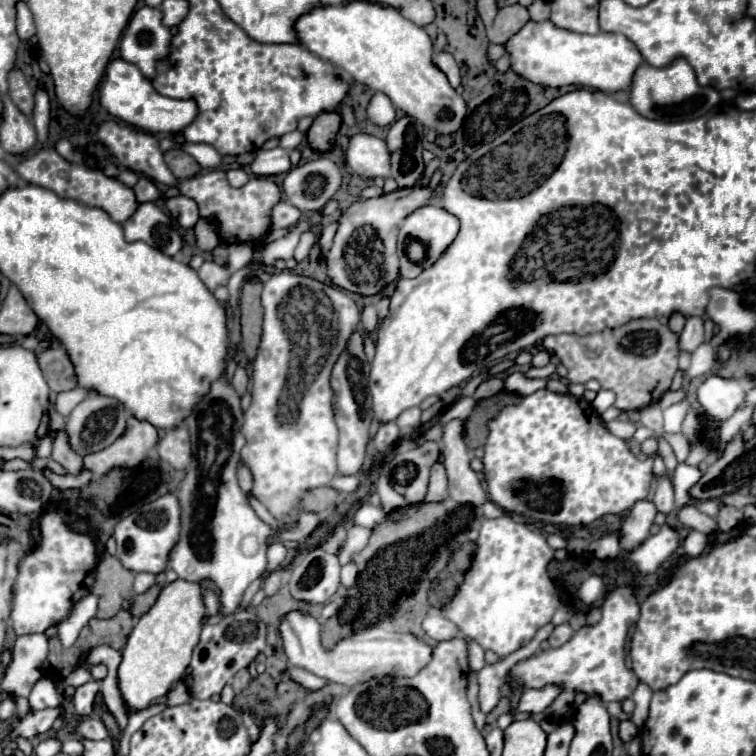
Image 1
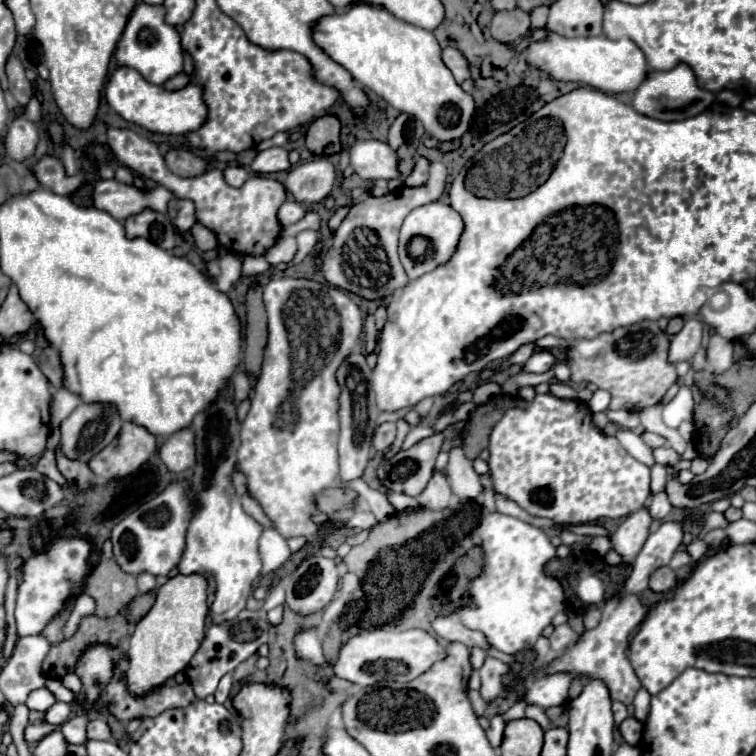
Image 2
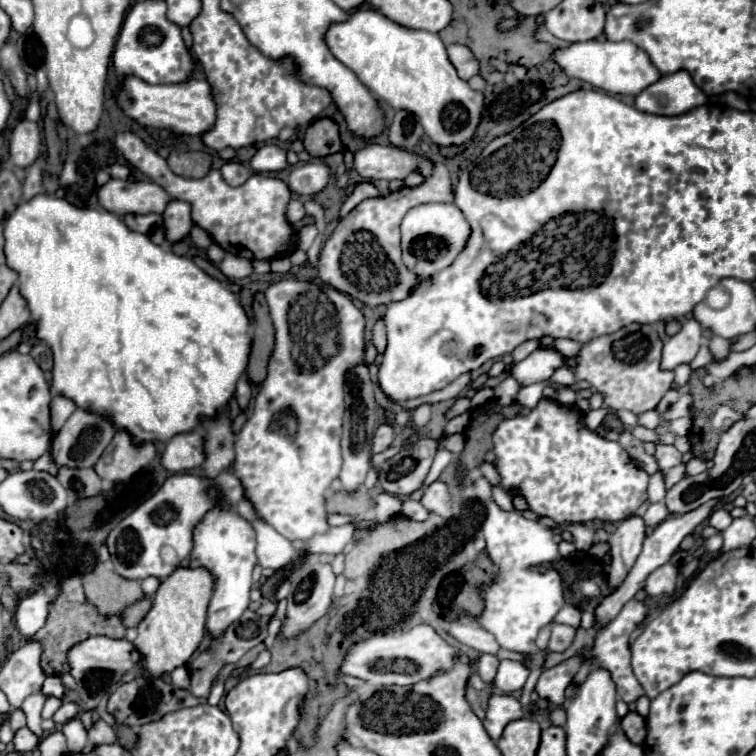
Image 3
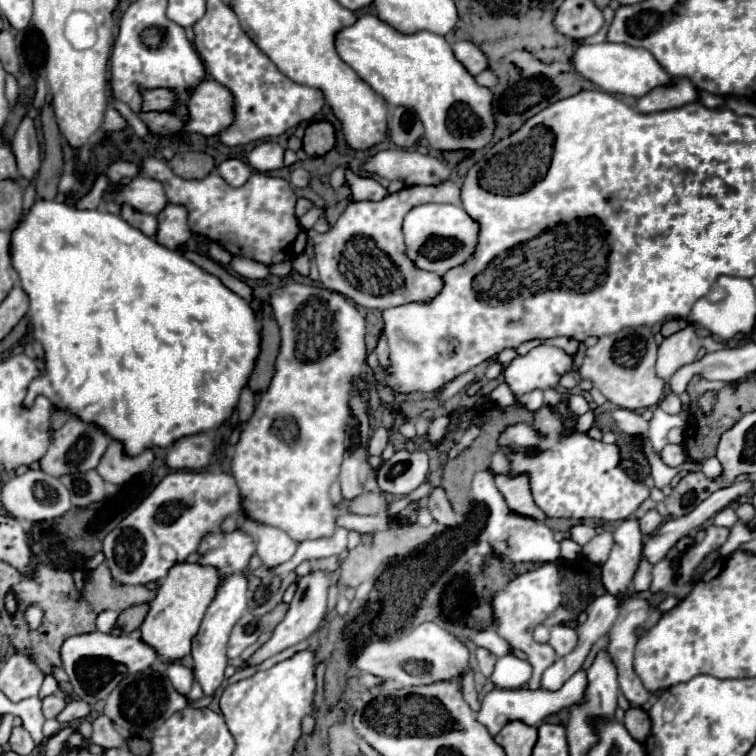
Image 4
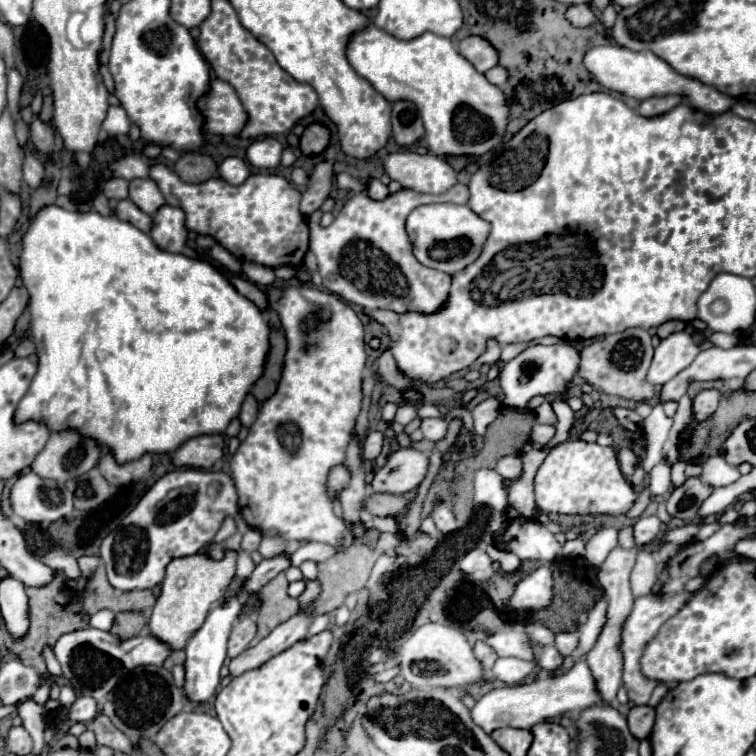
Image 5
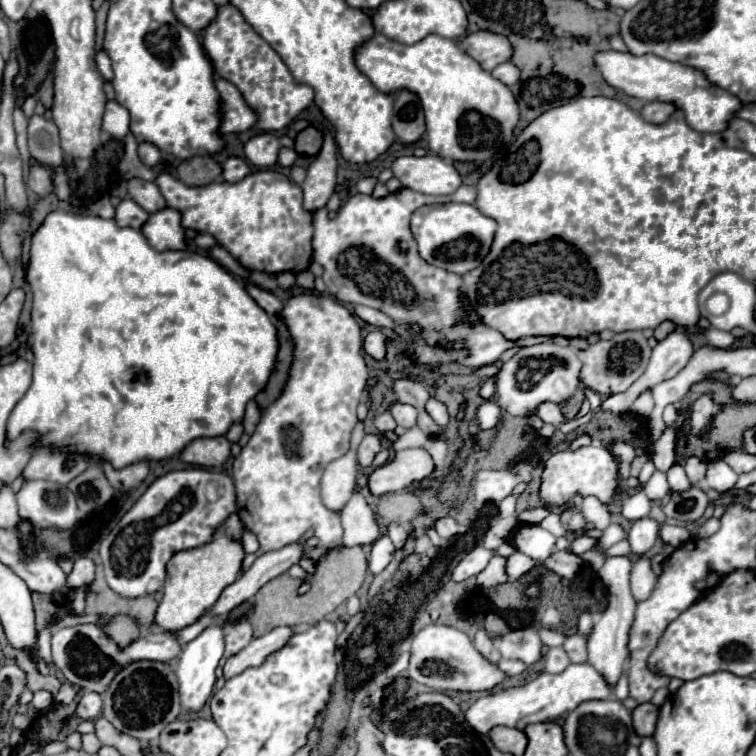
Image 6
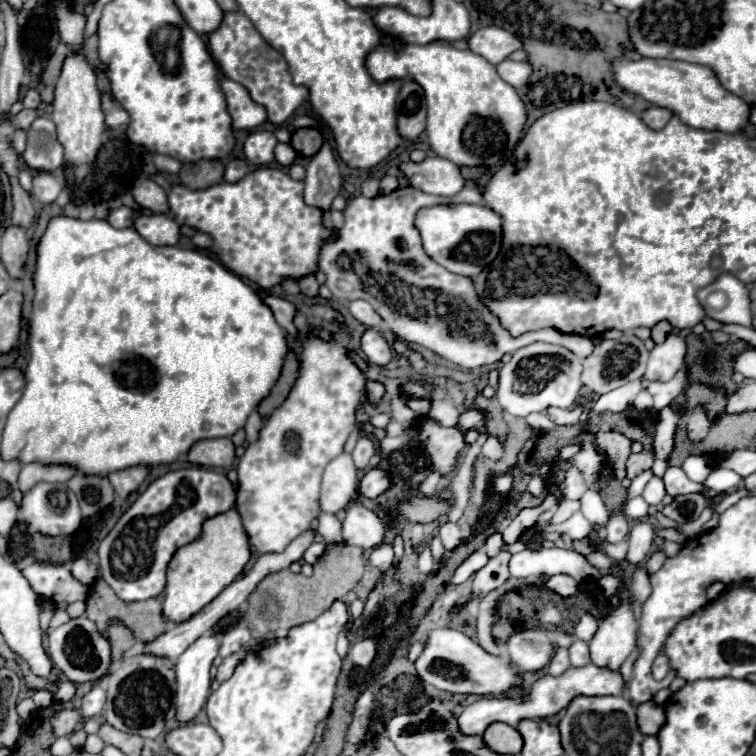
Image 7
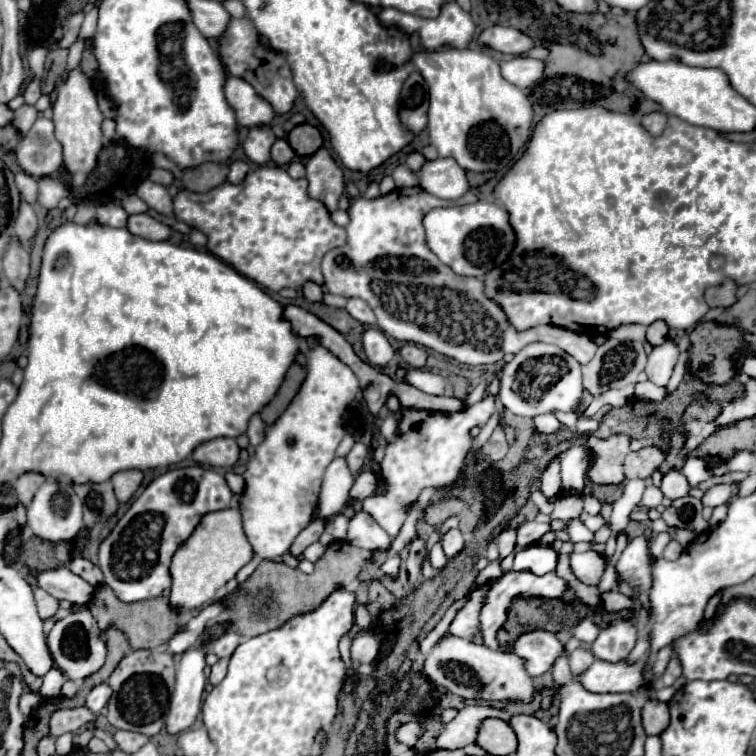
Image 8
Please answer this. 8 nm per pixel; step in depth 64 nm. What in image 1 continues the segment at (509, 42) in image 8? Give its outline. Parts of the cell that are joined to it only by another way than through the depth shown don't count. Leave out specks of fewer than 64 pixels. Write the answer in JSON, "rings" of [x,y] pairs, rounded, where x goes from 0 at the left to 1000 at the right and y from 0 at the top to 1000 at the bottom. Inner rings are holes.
{"rings":[[[577,69],[574,71],[574,85],[593,101],[593,106],[595,106],[595,111],[601,116],[608,114],[608,108],[611,108],[611,103],[608,103],[608,87],[598,77],[598,71],[593,71],[593,69]]]}

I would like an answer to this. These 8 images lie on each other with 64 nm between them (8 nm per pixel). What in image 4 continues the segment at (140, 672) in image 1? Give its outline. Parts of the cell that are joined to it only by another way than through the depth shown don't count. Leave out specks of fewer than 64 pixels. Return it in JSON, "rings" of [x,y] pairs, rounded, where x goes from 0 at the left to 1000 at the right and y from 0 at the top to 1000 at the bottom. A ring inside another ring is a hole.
{"rings":[[[235,743],[222,754],[222,762],[214,767],[206,791],[198,799],[196,815],[185,828],[188,847],[196,849],[217,876],[233,876],[251,865],[254,844],[262,839],[272,804],[286,788],[286,775],[291,775],[291,759],[286,759],[280,749]]]}

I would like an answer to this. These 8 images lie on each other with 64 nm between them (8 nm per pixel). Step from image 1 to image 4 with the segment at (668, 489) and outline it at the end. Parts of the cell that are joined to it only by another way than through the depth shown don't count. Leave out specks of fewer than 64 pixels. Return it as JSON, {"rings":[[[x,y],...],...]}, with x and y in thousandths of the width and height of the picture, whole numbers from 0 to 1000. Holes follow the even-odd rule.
{"rings":[[[860,675],[854,683],[849,683],[847,688],[847,704],[849,704],[849,709],[862,709],[870,698],[873,698],[873,693],[876,693],[876,683],[868,677],[868,675]]]}

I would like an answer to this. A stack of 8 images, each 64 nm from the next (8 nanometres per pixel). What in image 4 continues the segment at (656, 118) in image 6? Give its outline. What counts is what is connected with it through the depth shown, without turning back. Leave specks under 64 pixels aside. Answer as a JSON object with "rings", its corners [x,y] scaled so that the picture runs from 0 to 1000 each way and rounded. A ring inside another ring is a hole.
{"rings":[[[894,103],[892,114],[876,114],[865,116],[860,124],[844,132],[841,146],[849,151],[862,151],[862,148],[876,148],[876,146],[889,146],[897,140],[905,140],[910,135],[918,135],[923,130],[923,122],[918,111],[907,103]]]}

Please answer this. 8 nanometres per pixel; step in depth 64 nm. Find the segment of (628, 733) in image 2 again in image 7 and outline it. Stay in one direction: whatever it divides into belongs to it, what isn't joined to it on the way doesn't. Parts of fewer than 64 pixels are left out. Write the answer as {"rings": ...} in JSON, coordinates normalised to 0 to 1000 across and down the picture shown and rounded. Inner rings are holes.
{"rings":[[[857,926],[844,934],[844,960],[847,960],[849,971],[854,971],[854,974],[870,971],[873,960],[878,960],[878,955],[881,955],[878,937],[873,931]]]}

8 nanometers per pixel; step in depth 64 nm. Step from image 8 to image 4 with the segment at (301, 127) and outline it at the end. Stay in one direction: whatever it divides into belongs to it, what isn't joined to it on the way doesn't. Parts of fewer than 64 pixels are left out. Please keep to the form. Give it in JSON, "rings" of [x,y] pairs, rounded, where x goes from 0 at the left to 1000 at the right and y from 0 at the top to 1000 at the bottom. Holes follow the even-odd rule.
{"rings":[[[413,161],[405,169],[399,196],[407,206],[426,206],[442,196],[442,169],[437,161]]]}

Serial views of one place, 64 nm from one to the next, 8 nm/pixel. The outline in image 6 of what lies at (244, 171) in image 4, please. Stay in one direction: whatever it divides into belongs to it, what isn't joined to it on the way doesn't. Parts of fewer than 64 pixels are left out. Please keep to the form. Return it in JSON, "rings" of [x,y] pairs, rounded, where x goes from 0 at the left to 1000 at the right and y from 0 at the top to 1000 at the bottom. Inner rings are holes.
{"rings":[[[304,206],[299,214],[296,214],[296,228],[294,228],[294,235],[299,241],[317,241],[323,233],[328,233],[331,222],[328,217],[320,212],[320,209],[312,209],[312,206]]]}

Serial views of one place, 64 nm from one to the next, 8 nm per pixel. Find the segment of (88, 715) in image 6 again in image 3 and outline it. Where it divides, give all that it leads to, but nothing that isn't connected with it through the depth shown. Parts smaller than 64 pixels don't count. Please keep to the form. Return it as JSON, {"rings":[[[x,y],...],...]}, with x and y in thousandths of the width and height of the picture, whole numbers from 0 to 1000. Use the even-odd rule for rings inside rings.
{"rings":[[[85,929],[85,931],[79,934],[79,939],[71,944],[71,955],[74,955],[77,960],[82,960],[82,958],[87,958],[90,952],[101,950],[103,942],[106,942],[106,934],[103,934],[101,929]]]}

